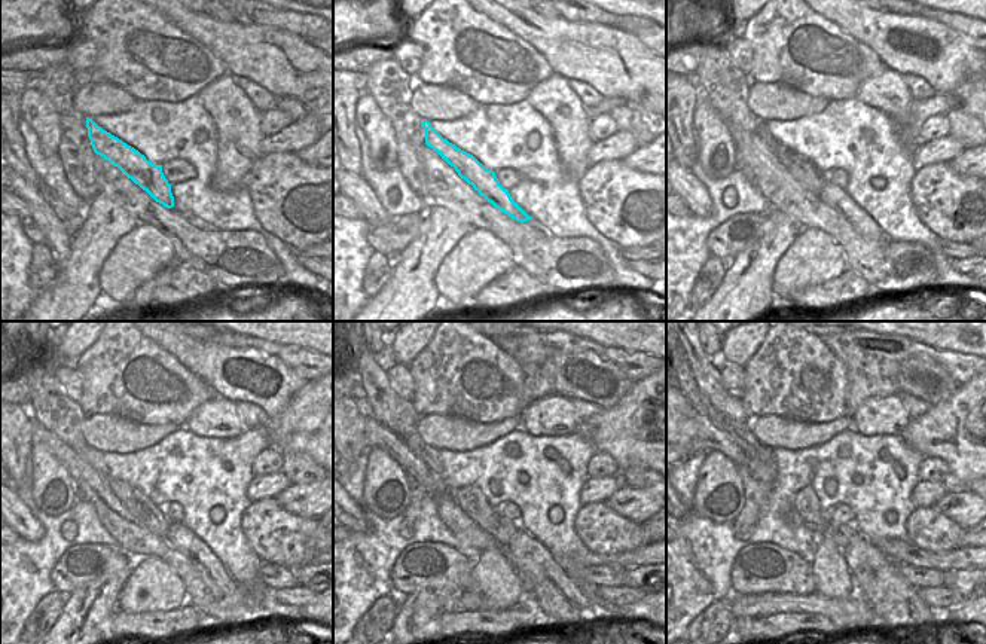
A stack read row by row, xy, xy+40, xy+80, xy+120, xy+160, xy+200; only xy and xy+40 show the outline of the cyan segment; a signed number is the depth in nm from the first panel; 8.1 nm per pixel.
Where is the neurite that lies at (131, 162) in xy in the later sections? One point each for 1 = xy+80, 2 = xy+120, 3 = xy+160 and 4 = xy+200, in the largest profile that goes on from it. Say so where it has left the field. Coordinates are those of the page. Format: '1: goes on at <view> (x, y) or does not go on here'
1: goes on at xy+80 (836, 198)
2: goes on at xy+120 (216, 577)
3: goes on at xy+160 (571, 603)
4: goes on at xy+200 (896, 601)

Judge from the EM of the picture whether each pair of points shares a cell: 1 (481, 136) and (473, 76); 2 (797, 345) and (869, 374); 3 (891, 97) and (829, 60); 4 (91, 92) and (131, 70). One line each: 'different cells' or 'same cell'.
1: different cells
2: different cells
3: different cells
4: different cells

